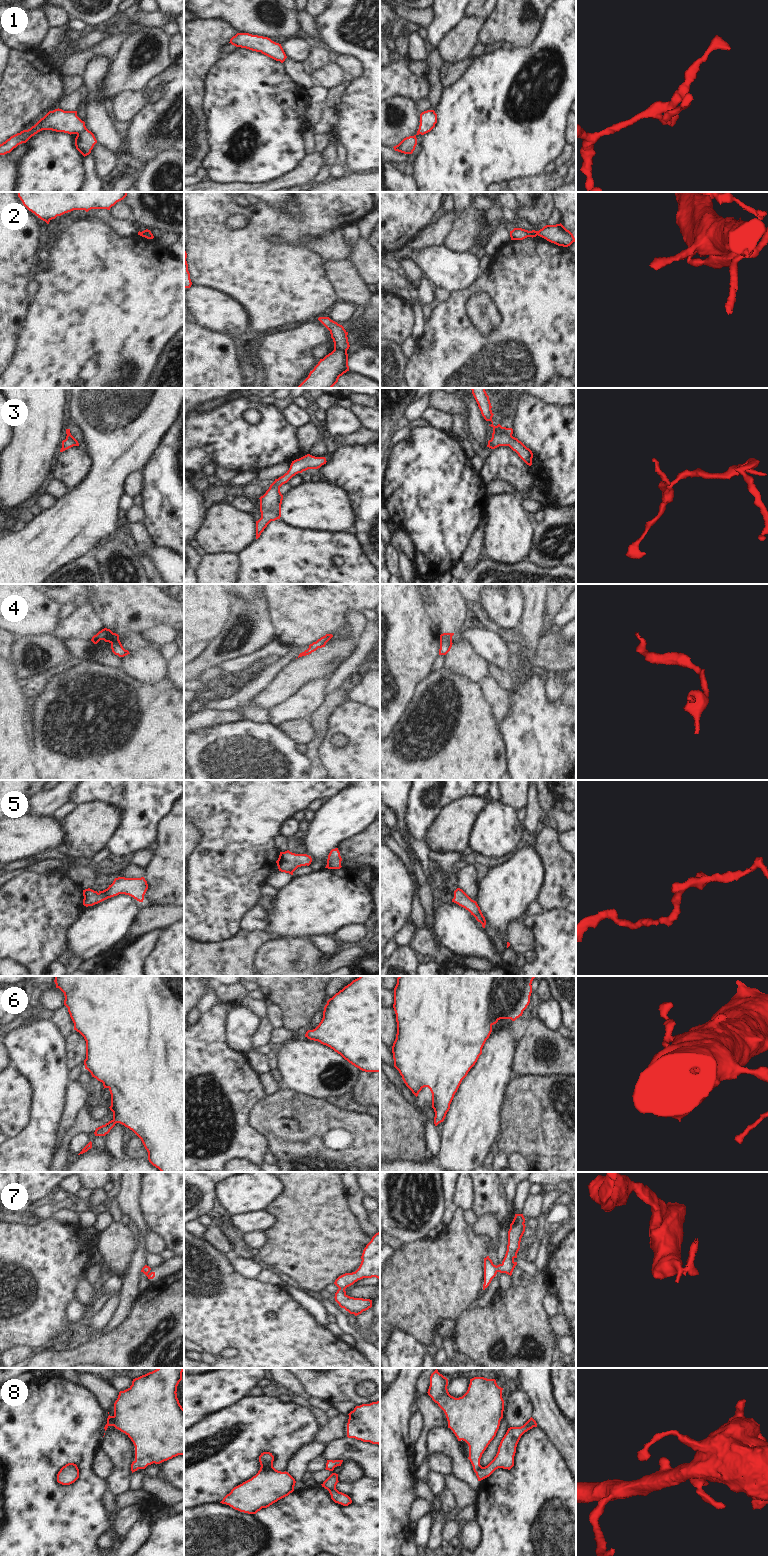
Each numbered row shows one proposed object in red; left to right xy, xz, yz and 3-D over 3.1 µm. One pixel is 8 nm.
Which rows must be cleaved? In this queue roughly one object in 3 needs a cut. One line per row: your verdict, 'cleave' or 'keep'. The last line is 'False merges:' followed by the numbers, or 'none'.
1: keep
2: cleave
3: keep
4: keep
5: keep
6: keep
7: cleave
8: keep
False merges: 2, 7

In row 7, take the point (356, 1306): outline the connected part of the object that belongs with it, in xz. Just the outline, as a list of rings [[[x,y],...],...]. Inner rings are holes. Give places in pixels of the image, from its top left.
[[[341,1288],[337,1290],[334,1298],[341,1308],[344,1308],[355,1316],[372,1307],[372,1300],[350,1297],[346,1294],[346,1291]]]

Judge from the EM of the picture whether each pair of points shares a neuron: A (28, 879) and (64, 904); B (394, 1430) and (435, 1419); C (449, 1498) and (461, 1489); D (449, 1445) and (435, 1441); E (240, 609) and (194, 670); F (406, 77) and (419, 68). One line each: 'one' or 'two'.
A: one
B: two
C: two
D: one
E: one
F: two

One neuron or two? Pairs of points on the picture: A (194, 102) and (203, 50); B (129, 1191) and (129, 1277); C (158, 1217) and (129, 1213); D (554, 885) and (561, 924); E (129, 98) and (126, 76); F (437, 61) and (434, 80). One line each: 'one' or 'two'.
A: one
B: one
C: two
D: two
E: two
F: one

